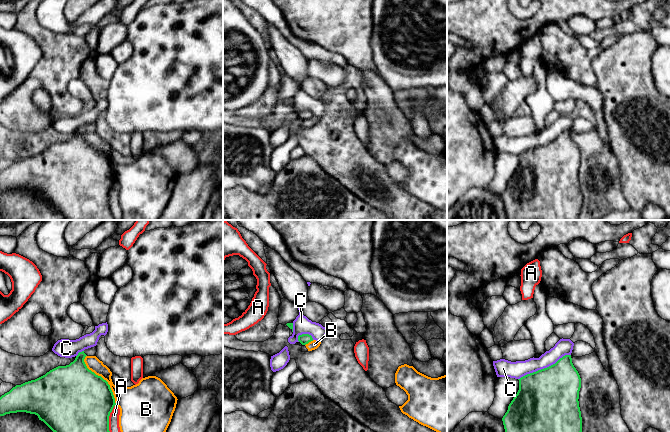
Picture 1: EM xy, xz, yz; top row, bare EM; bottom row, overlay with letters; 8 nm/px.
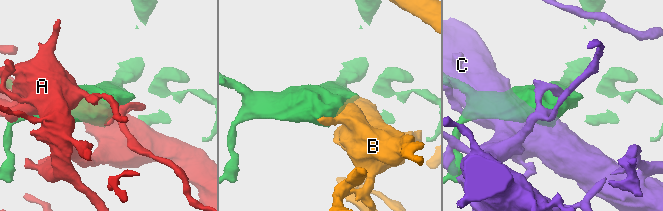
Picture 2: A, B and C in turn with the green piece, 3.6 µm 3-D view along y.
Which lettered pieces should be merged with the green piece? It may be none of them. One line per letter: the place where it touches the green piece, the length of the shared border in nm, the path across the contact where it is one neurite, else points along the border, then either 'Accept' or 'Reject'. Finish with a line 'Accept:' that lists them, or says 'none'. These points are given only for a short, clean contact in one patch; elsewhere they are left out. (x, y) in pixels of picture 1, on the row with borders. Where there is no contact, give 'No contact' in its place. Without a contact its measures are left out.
A: Touches green at xy (108, 418). Shared border 220 nm. Reject
B: Touches green at xy (101, 377). Shared border 460 nm. Reject
C: Touches green at yz (544, 368). Shared border 460 nm. Reject
Accept: none

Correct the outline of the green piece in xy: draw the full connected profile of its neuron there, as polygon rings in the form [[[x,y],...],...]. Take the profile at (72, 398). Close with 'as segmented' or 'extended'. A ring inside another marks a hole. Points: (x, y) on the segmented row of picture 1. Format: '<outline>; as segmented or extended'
[[[96,346],[85,349],[69,365],[58,366],[35,380],[16,385],[0,397],[0,416],[17,412],[35,414],[53,432],[110,432],[109,416],[116,405],[113,392],[108,382],[89,370],[84,362],[86,356],[95,356],[96,352]]]; extended

